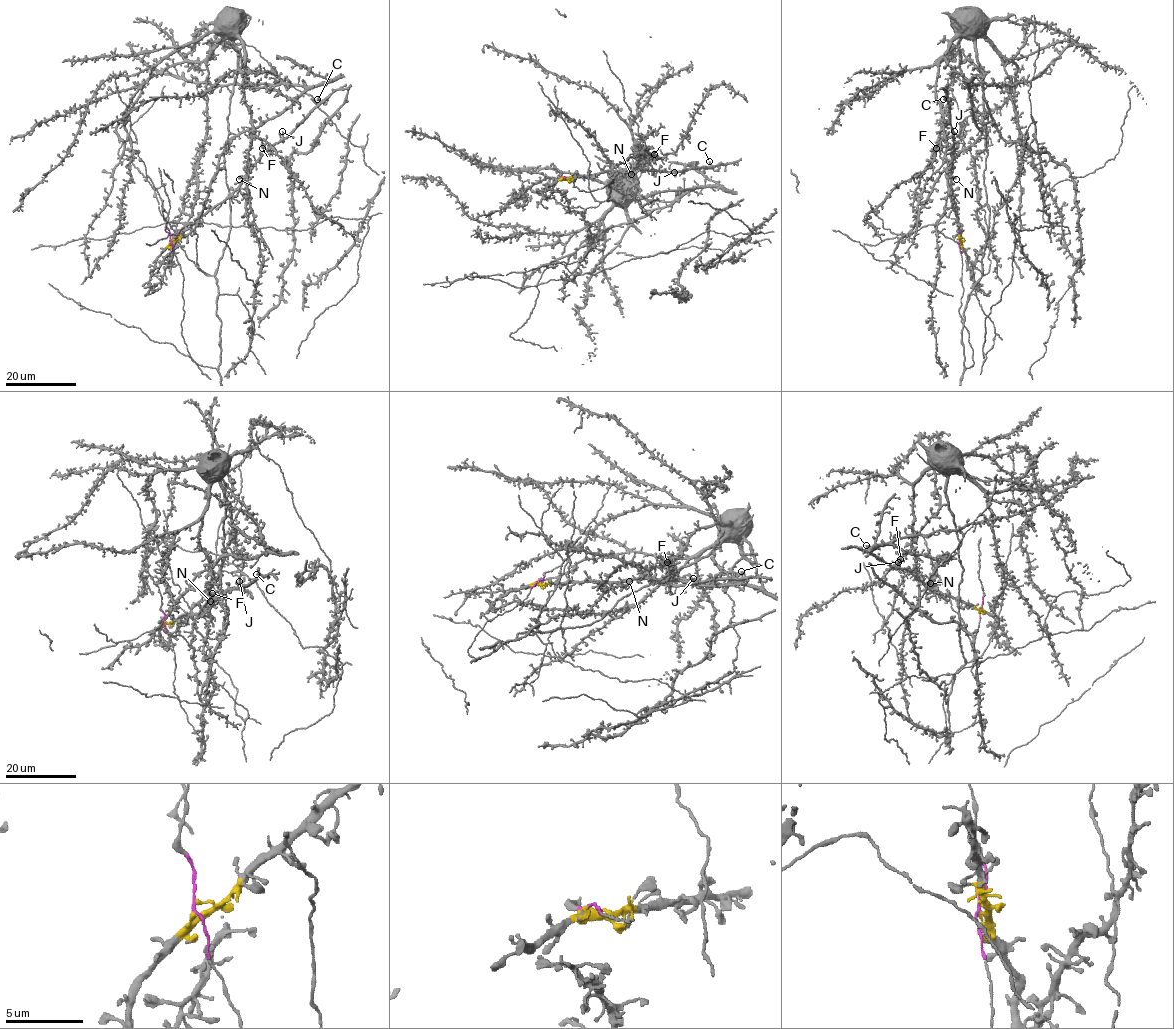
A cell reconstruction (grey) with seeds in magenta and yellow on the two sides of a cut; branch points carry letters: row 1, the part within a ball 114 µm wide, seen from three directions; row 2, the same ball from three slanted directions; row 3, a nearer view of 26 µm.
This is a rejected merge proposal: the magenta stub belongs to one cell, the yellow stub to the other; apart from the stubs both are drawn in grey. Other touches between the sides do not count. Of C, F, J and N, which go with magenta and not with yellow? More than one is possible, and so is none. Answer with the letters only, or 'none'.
F

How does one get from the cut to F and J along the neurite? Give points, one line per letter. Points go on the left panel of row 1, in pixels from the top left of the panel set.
F: (169, 241), (183, 274), (189, 356), (216, 368), (236, 36), (261, 148)
J: (170, 240), (176, 239), (221, 203), (252, 165), (281, 138), (282, 131)

